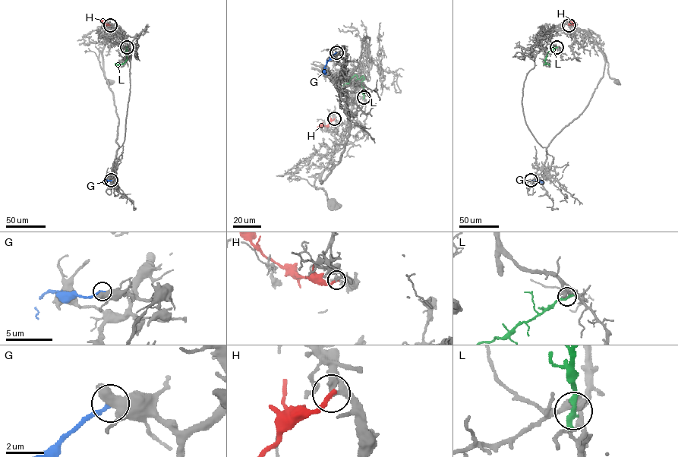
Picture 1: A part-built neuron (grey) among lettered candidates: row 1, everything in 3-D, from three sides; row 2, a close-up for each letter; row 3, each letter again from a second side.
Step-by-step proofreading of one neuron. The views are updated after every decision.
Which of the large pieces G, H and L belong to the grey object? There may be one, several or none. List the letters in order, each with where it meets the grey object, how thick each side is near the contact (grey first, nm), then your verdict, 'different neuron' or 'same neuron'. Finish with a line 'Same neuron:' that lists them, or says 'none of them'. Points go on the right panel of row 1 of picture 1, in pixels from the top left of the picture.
G: contact (531, 180); calibres 550 and 280 nm; different neuron
H: contact (569, 25); calibres 340 and 240 nm; different neuron
L: contact (556, 47); calibres 360 and 360 nm; different neuron
Same neuron: none of them

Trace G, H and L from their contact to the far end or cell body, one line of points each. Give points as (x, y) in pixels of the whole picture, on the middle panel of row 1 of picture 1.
G: (336, 52), (324, 67), (326, 74)
H: (334, 118), (327, 125), (317, 127)
L: (364, 97), (364, 89), (361, 84), (363, 77), (358, 79), (354, 74), (348, 83), (343, 84)

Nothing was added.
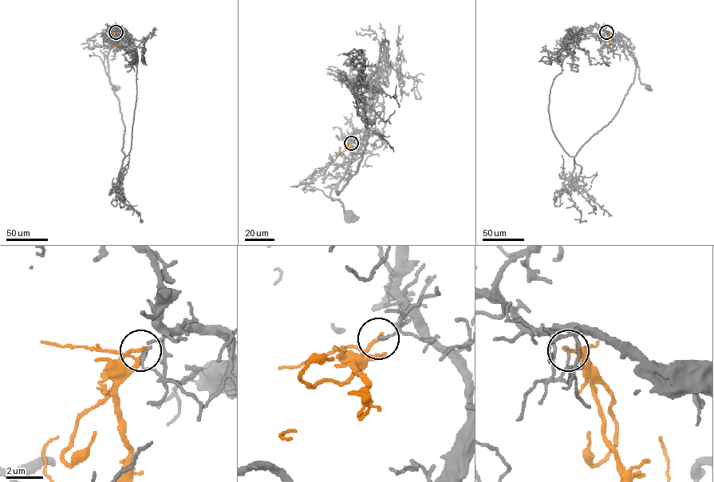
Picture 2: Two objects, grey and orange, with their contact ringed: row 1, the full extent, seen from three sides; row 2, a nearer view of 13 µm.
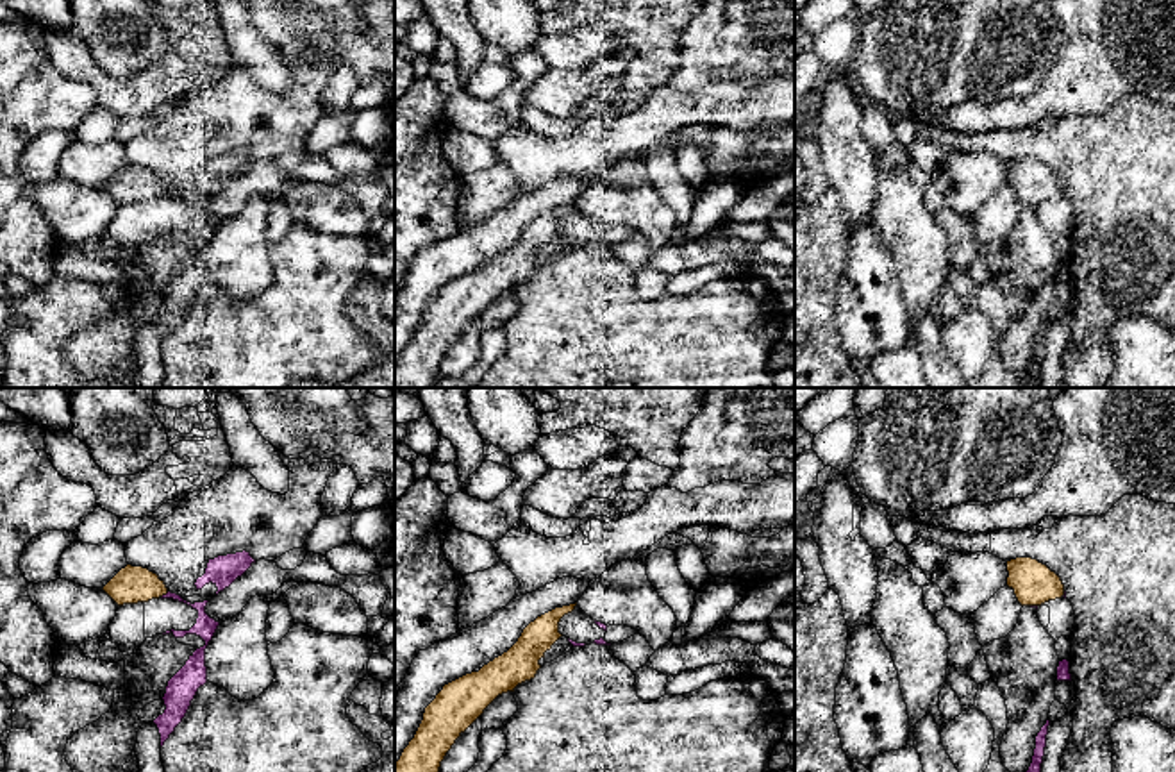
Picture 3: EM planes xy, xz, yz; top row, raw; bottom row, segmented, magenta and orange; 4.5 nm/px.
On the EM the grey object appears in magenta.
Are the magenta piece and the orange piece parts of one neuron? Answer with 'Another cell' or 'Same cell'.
Another cell

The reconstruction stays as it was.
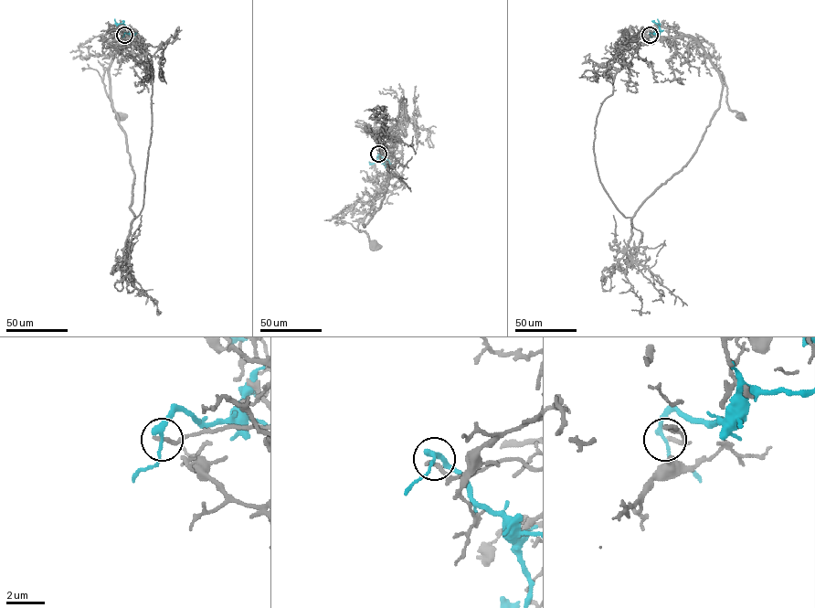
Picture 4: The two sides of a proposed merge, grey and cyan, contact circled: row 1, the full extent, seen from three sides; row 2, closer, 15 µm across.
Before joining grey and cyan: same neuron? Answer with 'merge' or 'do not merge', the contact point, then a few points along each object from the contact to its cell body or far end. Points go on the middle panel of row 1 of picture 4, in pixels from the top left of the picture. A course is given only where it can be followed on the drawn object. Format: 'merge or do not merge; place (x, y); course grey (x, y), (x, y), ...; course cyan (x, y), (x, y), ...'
do not merge; place (378, 154); course grey (378, 154), (390, 157), (386, 183), (357, 229), (365, 231), (374, 244); course cyan (378, 154), (385, 164), (369, 161)

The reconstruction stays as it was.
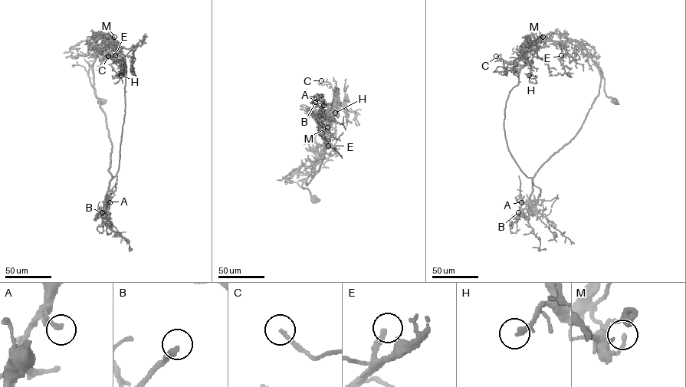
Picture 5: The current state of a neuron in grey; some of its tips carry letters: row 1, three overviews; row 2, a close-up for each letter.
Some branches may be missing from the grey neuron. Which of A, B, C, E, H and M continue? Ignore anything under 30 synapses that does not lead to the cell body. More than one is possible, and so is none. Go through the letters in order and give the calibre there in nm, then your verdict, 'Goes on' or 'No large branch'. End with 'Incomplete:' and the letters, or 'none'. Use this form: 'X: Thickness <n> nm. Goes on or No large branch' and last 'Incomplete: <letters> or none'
A: Thickness 130 nm. No large branch
B: Thickness 320 nm. No large branch
C: Thickness 190 nm. Goes on
E: Thickness 240 nm. Goes on
H: Thickness 260 nm. Goes on
M: Thickness 170 nm. No large branch
Incomplete: C, E, H

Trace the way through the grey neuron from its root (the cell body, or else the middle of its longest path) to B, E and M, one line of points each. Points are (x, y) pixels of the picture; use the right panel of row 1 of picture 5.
B: (614, 100), (606, 96), (597, 66), (599, 93), (581, 128), (538, 170), (528, 204), (518, 218), (518, 212)
E: (614, 100), (606, 96), (602, 73), (580, 44), (576, 41), (566, 42), (565, 53), (561, 55)
M: (614, 100), (606, 96), (602, 73), (580, 44), (576, 41), (544, 40), (543, 37)

